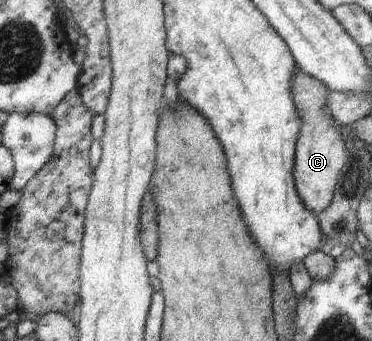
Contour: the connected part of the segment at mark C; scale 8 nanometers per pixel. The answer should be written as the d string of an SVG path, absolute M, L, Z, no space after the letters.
M296 67L291 73L289 91L300 120L292 168L294 187L306 209L316 215L331 202L340 168L348 161L348 152L338 129L339 123L331 118L327 108L329 89Z

